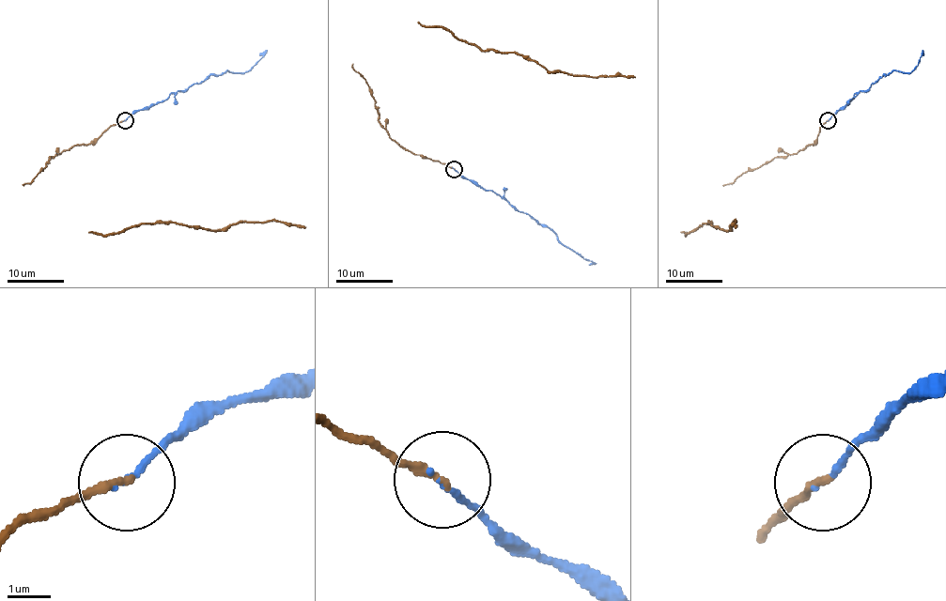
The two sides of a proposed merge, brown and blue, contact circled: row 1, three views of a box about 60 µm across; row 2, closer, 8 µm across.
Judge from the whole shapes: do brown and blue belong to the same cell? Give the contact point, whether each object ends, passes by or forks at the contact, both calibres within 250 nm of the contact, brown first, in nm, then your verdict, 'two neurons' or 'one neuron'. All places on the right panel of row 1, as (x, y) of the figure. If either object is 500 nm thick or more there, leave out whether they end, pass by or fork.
at (828, 120); brown ends there; blue ends there; 180 nm thick on the brown side, 110 nm on the other; one neuron

